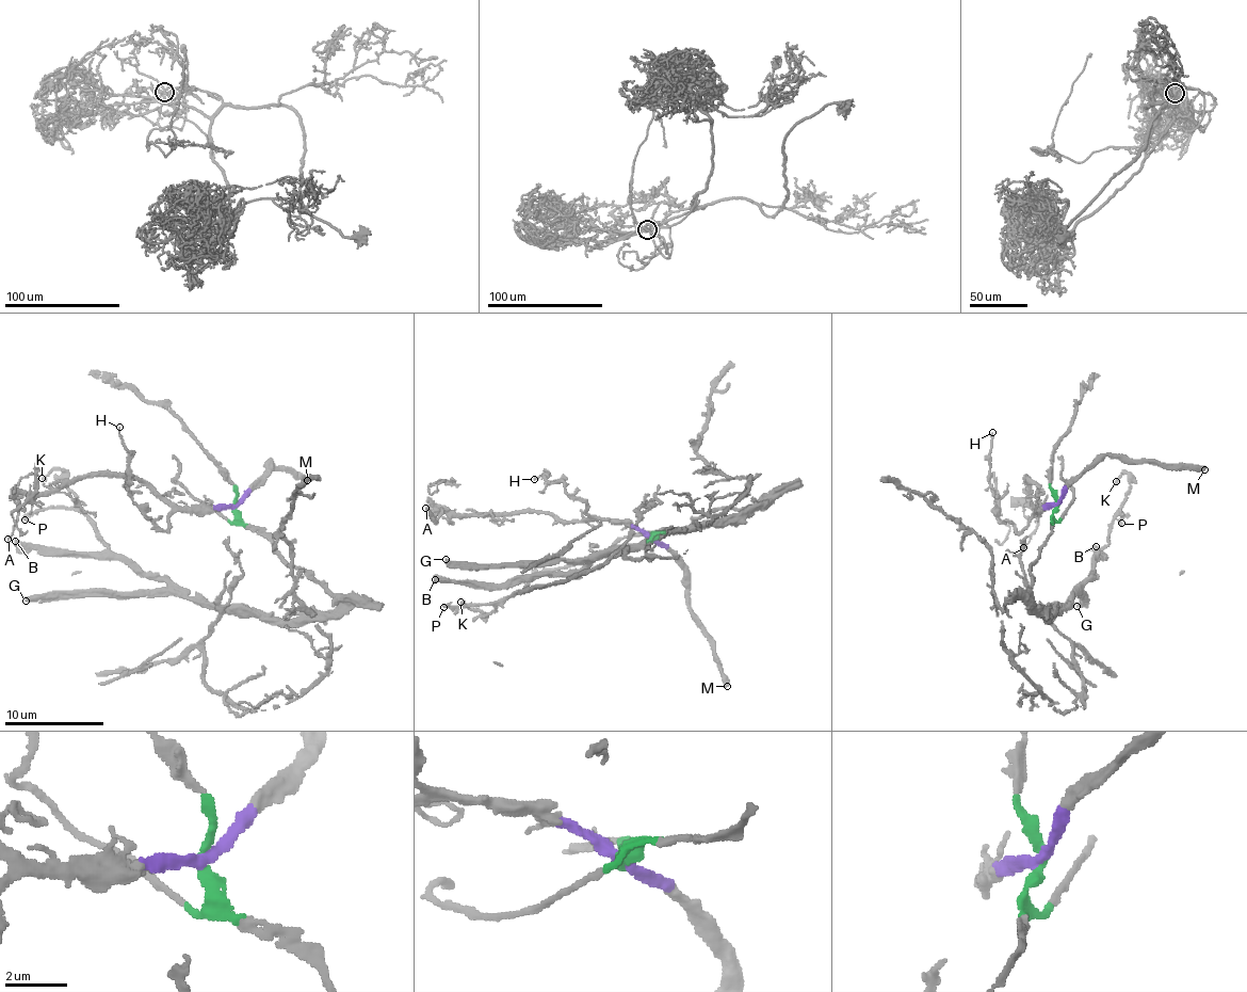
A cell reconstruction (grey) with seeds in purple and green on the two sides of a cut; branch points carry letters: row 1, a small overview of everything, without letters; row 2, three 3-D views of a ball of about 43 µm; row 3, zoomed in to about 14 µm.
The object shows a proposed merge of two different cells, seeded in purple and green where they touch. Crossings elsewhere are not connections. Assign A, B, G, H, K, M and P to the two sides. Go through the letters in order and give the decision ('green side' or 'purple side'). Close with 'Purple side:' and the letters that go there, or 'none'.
A: purple side
B: green side
G: green side
H: purple side
K: green side
M: purple side
P: green side
Purple side: A, H, M

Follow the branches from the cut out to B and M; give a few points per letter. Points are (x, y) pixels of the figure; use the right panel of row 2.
B: (1057, 505), (1052, 530), (1031, 563), (1032, 602), (1043, 616), (1062, 609), (1092, 577), (1101, 555), (1095, 545)
M: (1057, 505), (1078, 476), (1107, 456), (1195, 464), (1204, 469)

